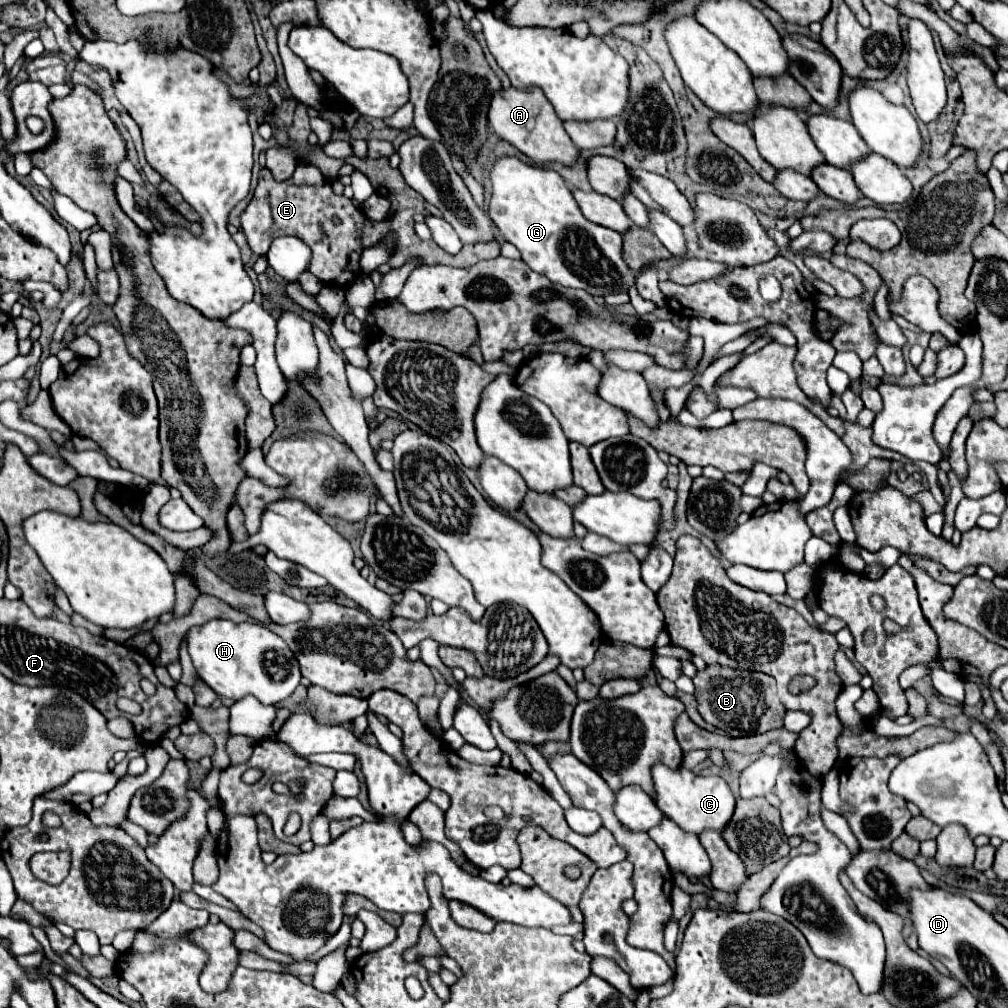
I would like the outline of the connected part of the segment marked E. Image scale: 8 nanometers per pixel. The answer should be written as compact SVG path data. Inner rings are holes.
M299 164L295 174L285 182L273 180L273 174L263 168L259 172L255 194L241 214L241 226L247 236L247 244L257 256L267 254L275 236L297 236L311 248L311 262L307 270L321 282L335 282L341 288L349 286L359 272L359 258L363 250L359 242L359 230L363 228L363 220L363 212L355 208L349 198L335 196L331 184L325 182L323 174L313 164ZM335 218L341 222L335 224Z

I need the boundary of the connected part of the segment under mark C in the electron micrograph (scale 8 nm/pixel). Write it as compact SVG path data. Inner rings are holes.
M655 764L655 770L651 770L653 776L653 788L655 788L655 804L657 808L677 822L685 832L701 834L703 830L723 830L725 824L731 820L735 810L735 798L725 784L721 776L695 776L687 768L671 770L665 764Z

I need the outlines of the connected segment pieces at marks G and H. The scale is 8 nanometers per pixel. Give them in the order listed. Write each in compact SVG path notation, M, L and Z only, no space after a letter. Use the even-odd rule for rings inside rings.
M501 156L489 170L489 216L527 262L527 266L551 282L587 290L591 296L627 292L635 274L621 258L621 234L589 222L563 178L543 166L529 166L515 156Z
M211 620L203 626L193 626L187 636L187 650L189 656L193 660L193 666L197 668L199 676L203 678L203 682L219 696L219 698L231 698L231 700L239 700L245 694L253 694L259 702L263 704L279 704L281 700L285 700L287 696L293 694L293 690L299 686L301 680L301 672L299 672L299 664L293 658L293 652L289 650L289 646L285 646L283 638L279 638L277 634L269 632L263 626L257 624L235 624L231 620ZM271 650L271 664L265 664L265 654Z

